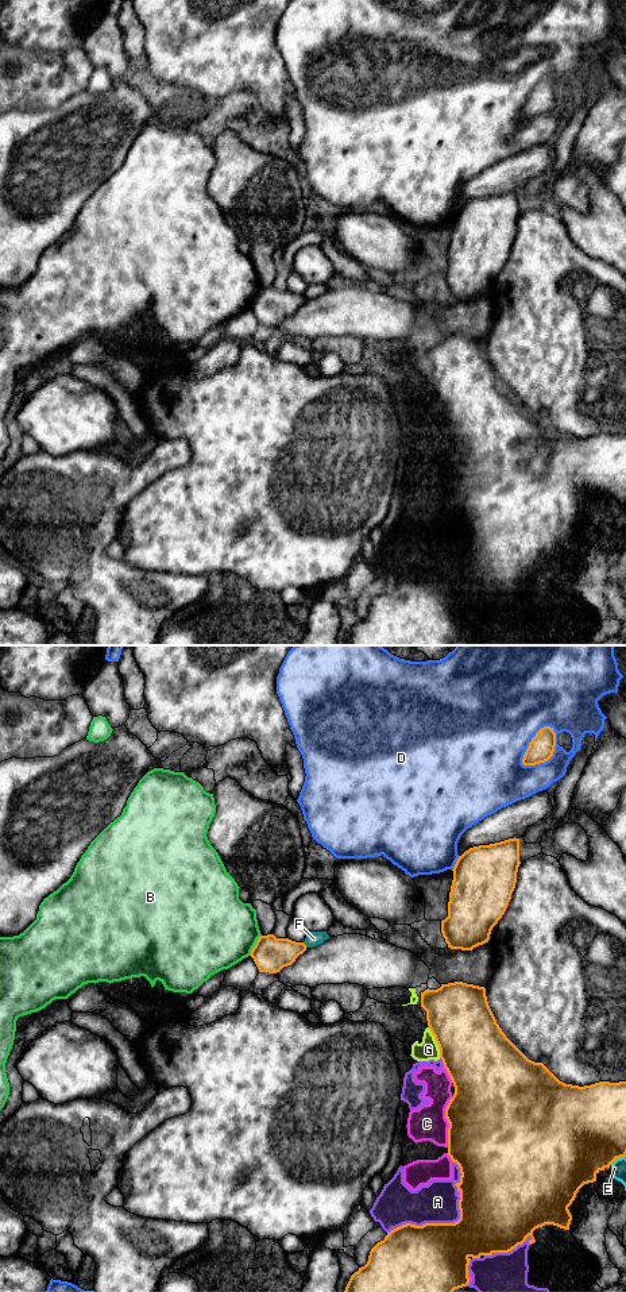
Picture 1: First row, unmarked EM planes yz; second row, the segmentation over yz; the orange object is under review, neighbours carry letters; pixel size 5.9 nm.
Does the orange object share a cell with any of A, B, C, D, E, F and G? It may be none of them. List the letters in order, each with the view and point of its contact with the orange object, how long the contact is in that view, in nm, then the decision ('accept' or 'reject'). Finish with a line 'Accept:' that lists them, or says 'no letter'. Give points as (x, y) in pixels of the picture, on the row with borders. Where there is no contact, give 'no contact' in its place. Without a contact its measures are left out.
A: yz (433, 1223) | 500 nm | reject
B: yz (255, 945) | 140 nm | reject
C: yz (448, 1122) | 300 nm | reject
D: yz (532, 740) | 300 nm | reject
E: yz (617, 1157) | 110 nm | reject
F: yz (305, 945) | 40 nm | reject
G: yz (436, 1041) | 200 nm | reject
Accept: no letter

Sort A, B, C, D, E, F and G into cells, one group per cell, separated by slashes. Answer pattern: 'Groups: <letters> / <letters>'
Groups: A C E G / B / D / F

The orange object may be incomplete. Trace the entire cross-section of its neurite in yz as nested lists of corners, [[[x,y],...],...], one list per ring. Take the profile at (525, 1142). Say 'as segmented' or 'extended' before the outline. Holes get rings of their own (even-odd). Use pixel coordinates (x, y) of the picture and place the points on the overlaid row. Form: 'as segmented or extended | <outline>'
as segmented | [[[455,981],[441,984],[437,990],[428,988],[421,992],[421,1007],[426,1011],[428,1026],[434,1035],[440,1049],[440,1058],[455,1087],[455,1094],[445,1108],[445,1118],[449,1123],[448,1156],[452,1162],[459,1165],[461,1173],[460,1181],[455,1184],[460,1193],[460,1219],[455,1223],[425,1223],[422,1226],[406,1223],[391,1230],[383,1241],[371,1249],[367,1264],[351,1276],[344,1292],[453,1292],[467,1287],[470,1284],[468,1265],[472,1258],[509,1253],[522,1245],[529,1235],[532,1237],[529,1241],[532,1245],[536,1242],[533,1231],[545,1224],[569,1230],[572,1215],[568,1207],[575,1200],[579,1189],[584,1184],[596,1181],[596,1175],[610,1168],[617,1158],[626,1157],[626,1081],[599,1081],[584,1087],[560,1081],[542,1062],[529,1060],[506,1037],[488,1006],[484,987]]]

